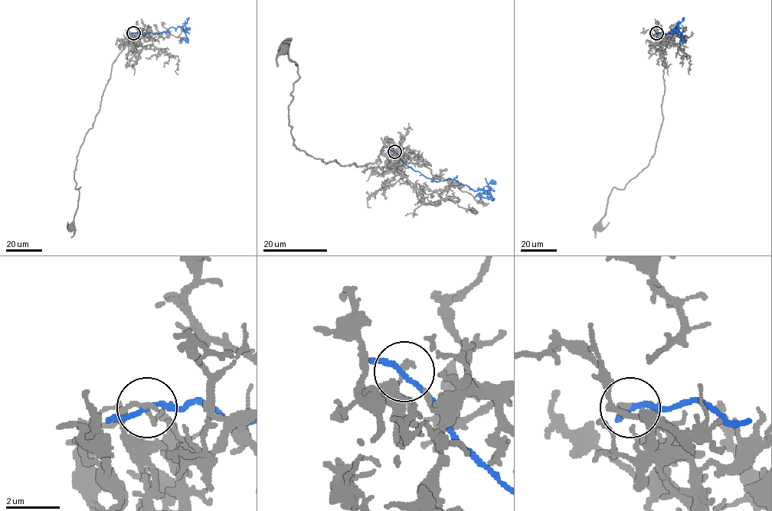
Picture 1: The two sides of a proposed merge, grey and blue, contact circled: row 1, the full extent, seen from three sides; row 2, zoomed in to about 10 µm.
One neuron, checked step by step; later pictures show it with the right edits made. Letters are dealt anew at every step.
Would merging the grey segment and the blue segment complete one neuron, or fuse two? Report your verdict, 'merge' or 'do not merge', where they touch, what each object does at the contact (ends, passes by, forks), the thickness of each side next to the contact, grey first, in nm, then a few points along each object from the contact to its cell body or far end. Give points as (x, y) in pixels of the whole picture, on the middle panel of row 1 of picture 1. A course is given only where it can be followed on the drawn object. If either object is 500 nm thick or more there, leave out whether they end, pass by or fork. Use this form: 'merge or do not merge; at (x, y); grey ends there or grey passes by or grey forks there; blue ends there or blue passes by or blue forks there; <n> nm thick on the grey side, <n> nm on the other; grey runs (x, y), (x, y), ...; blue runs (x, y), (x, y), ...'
do not merge; at (394, 151); grey passes by; blue passes by; 150 nm thick on the grey side, 160 nm on the other; grey runs (394, 151), (390, 161), (380, 155), (357, 166), (326, 163), (297, 148), (288, 107), (299, 75), (283, 48); blue runs (394, 151), (409, 166), (435, 181), (451, 178), (475, 191), (483, 190), (490, 197), (482, 197), (479, 192)

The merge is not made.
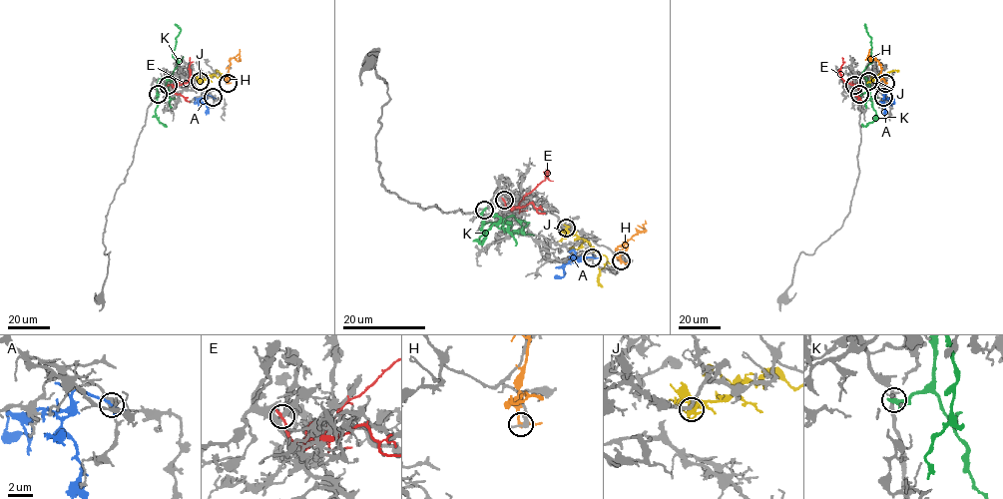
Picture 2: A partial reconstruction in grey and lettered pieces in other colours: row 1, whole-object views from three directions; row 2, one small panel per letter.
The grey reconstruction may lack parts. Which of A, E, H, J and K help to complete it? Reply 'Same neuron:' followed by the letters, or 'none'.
Same neuron: J

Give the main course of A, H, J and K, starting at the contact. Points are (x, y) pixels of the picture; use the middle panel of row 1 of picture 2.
A: (591, 257), (571, 259), (562, 266), (564, 275), (557, 276)
H: (620, 260), (620, 252), (626, 249), (623, 244), (644, 230)
J: (565, 228), (571, 235), (584, 239), (607, 257), (599, 276), (603, 286)
K: (484, 210), (483, 224), (516, 219), (522, 233), (512, 233), (519, 233), (528, 224), (518, 221)

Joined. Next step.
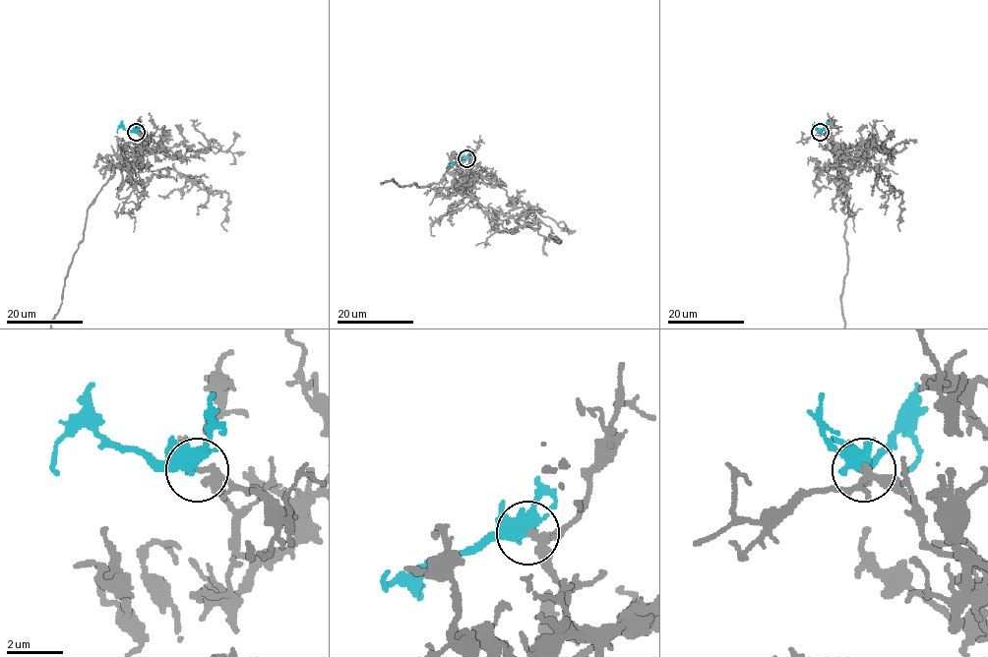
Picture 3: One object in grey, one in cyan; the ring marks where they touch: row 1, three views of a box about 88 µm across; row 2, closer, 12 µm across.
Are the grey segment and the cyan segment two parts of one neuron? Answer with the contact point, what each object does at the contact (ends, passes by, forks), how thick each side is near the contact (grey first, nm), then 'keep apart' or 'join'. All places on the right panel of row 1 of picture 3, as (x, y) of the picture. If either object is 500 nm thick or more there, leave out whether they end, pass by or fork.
(820, 132) | grey passes by | cyan forks | 170/360 nm | join

